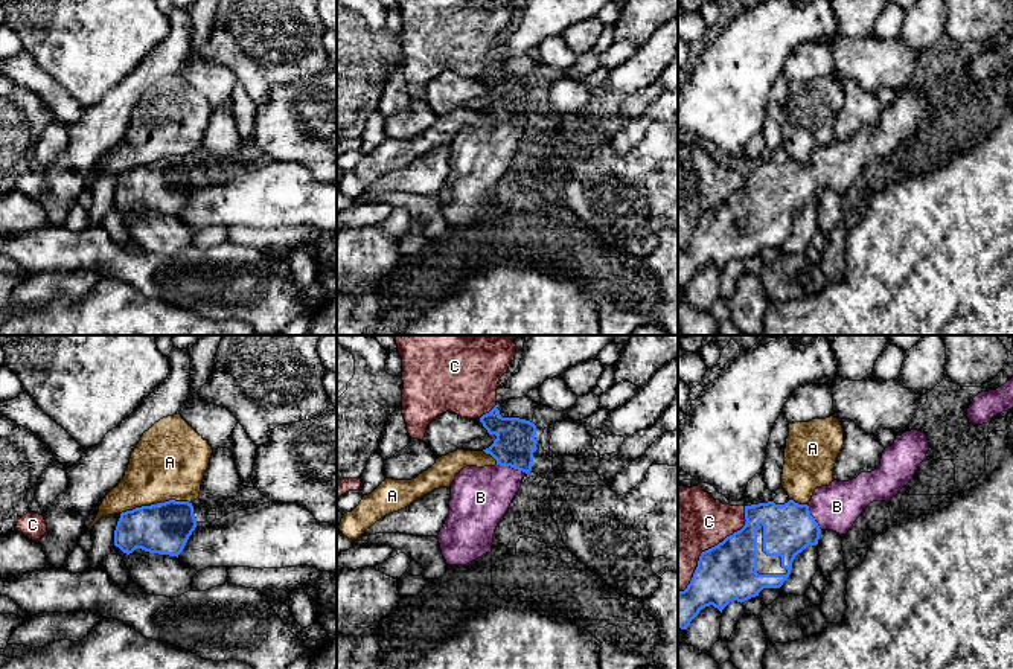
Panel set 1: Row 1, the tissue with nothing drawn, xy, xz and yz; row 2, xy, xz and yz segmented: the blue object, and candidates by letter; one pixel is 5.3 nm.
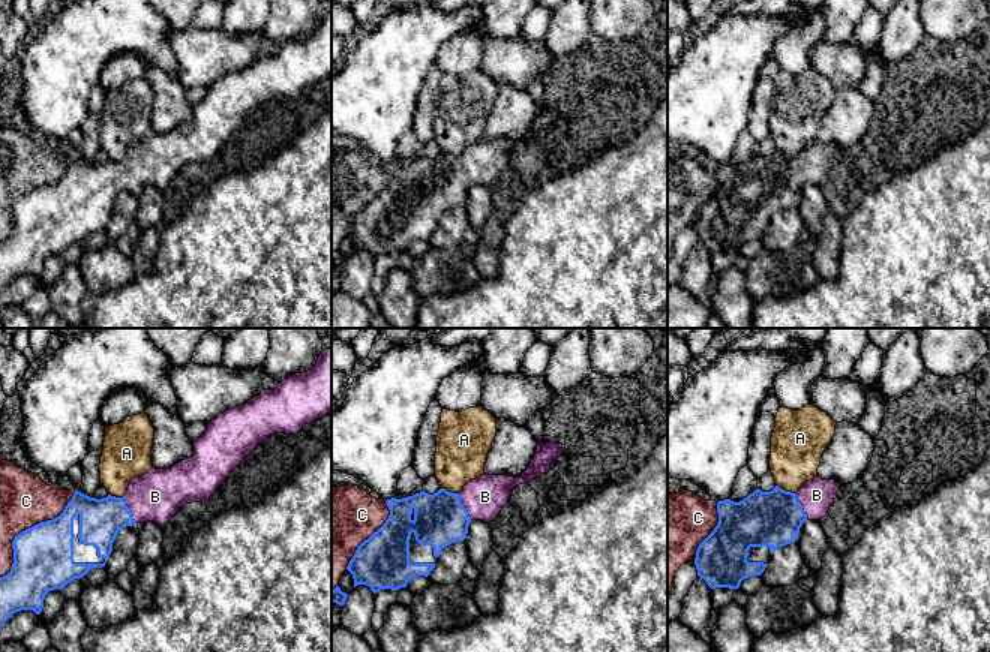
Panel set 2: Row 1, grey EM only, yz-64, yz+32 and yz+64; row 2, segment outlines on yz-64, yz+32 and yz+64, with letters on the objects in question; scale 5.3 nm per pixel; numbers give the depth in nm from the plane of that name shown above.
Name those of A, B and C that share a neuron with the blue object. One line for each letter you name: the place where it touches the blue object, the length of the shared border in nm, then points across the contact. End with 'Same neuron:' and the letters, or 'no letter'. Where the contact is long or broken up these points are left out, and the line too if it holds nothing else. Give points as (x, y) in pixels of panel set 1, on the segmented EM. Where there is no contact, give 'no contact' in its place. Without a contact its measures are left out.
B: meets blue in xz at (512, 467); contact 170 nm long; runs through xz (515, 444), (512, 467), (480, 497)
Same neuron: B

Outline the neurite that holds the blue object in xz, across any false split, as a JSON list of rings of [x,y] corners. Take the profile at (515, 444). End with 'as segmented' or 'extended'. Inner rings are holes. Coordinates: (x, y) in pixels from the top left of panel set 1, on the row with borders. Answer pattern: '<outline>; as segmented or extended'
[[[497,405],[480,418],[489,434],[495,434],[494,443],[483,450],[495,460],[495,466],[466,466],[451,485],[449,514],[437,539],[448,565],[466,565],[492,552],[494,533],[498,523],[510,507],[521,488],[521,482],[532,471],[536,451],[536,425],[519,418],[503,418]]]; extended

